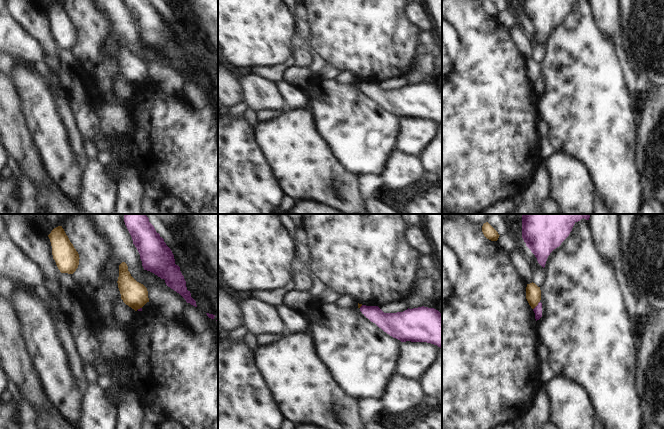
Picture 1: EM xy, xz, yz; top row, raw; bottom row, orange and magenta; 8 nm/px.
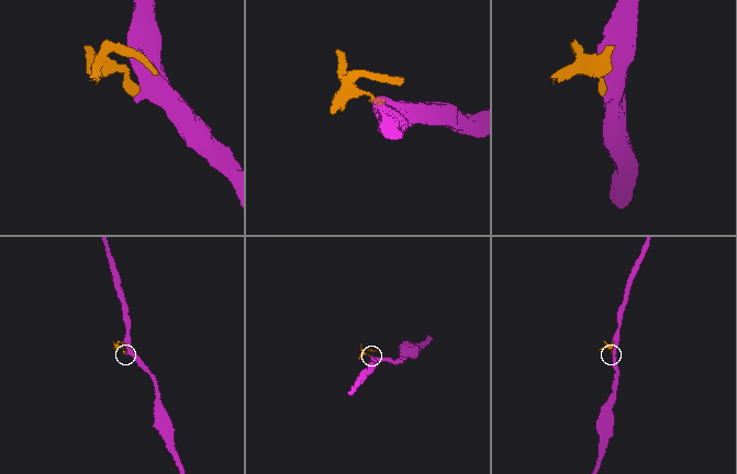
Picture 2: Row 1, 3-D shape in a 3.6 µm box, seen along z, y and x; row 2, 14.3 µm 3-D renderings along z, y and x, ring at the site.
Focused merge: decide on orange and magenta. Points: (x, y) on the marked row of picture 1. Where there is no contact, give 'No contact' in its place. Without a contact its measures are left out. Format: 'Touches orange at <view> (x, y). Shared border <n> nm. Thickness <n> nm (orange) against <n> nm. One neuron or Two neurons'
Touches orange at yz (537, 304). Shared border 90 nm. Thickness 130 nm (orange) against 70 nm. Two neurons.

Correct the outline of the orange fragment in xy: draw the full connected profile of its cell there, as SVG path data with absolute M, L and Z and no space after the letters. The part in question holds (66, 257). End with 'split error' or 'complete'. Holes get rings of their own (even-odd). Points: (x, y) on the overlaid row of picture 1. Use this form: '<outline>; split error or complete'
M62 226L54 228L48 235L53 259L61 273L73 274L79 265L79 254L70 242Z; complete

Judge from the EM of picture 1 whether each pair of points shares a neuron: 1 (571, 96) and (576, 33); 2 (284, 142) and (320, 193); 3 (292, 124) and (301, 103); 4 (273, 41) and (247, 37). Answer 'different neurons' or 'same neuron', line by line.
1: same neuron
2: same neuron
3: different neurons
4: same neuron

